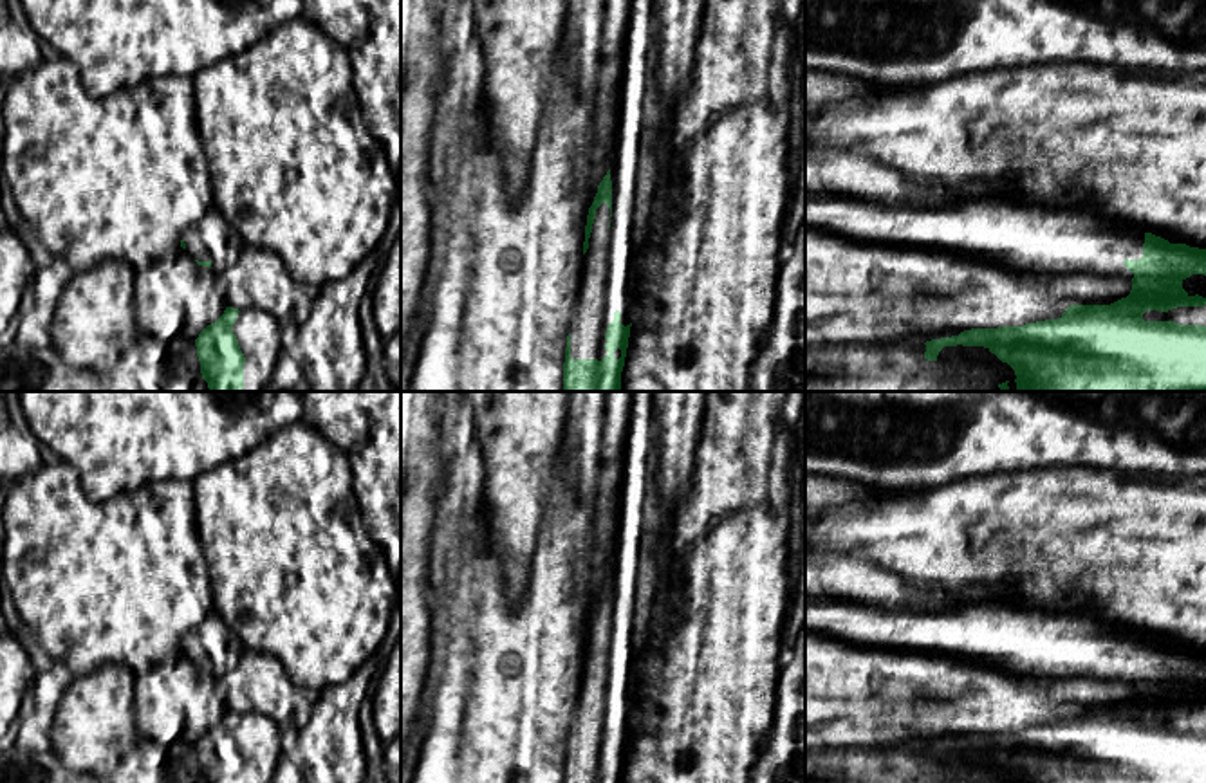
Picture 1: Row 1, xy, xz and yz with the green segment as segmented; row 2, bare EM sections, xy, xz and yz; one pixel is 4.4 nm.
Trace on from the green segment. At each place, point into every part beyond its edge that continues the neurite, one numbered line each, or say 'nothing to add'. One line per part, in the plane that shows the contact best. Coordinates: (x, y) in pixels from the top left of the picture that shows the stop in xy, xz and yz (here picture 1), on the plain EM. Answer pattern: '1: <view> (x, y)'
1: yz (1181, 718)

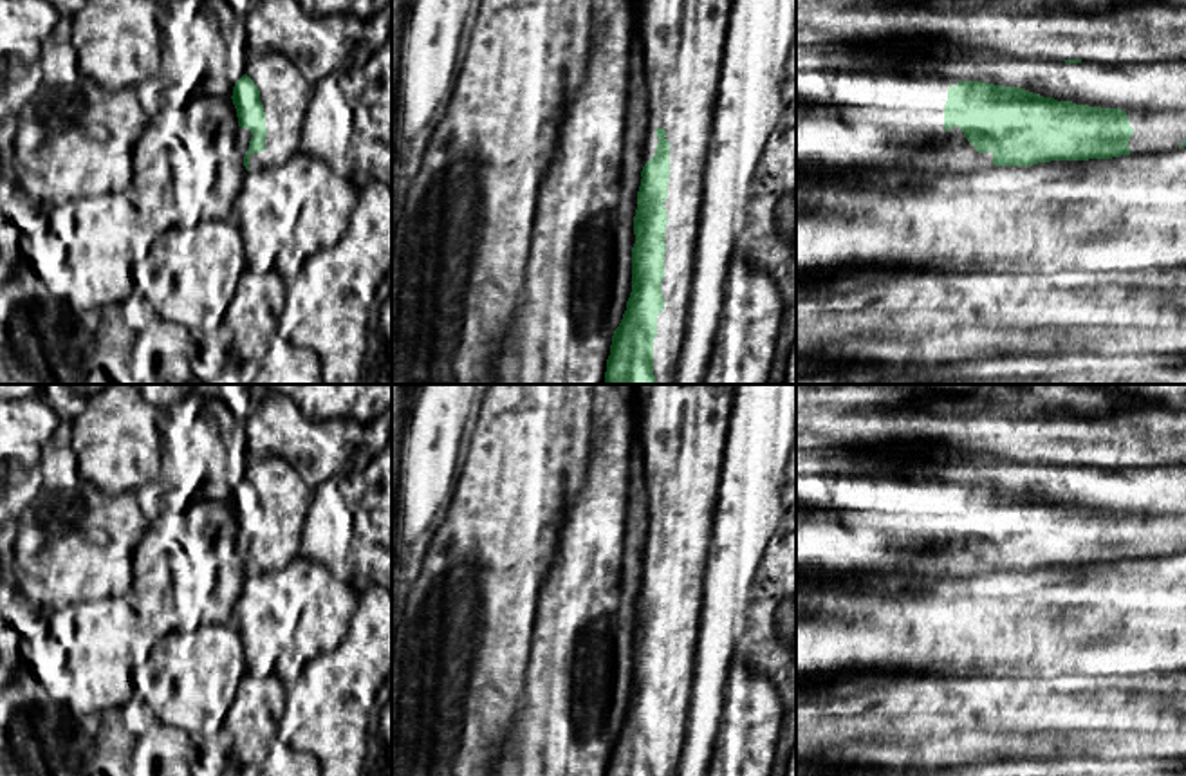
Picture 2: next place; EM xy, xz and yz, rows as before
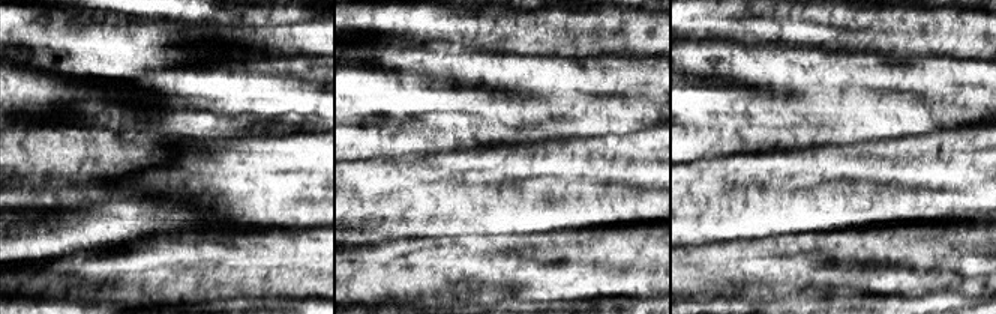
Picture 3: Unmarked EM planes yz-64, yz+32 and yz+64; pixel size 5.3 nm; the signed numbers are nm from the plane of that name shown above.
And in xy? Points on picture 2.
1: xy (284, 497)

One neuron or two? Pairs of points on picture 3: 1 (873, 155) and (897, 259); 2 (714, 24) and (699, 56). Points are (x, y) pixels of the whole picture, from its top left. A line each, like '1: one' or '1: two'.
1: two
2: two

